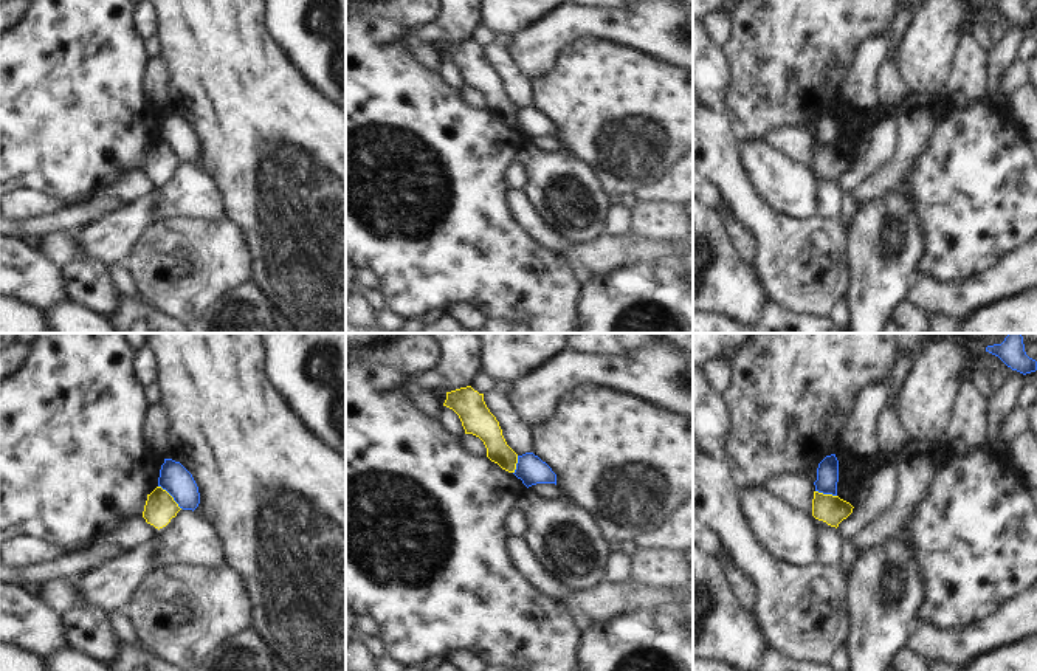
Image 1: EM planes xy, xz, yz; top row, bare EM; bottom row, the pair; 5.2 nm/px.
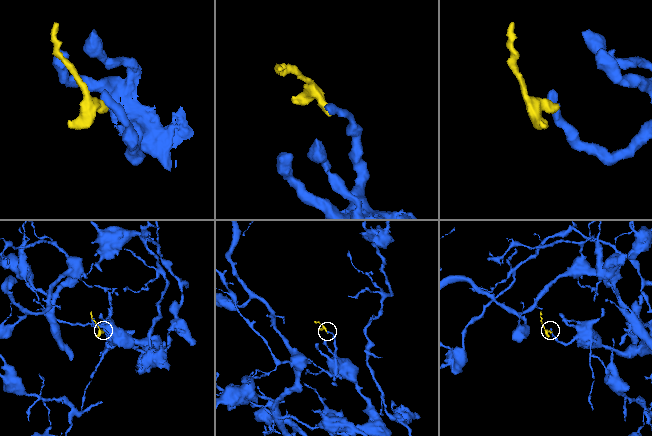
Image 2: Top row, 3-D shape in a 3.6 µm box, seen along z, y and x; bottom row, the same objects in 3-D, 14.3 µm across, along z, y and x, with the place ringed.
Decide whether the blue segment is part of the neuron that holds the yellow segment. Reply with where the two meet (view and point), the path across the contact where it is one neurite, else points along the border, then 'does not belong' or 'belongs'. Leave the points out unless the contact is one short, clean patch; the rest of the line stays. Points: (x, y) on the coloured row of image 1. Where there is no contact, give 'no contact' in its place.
contact xy (171, 496); border xy (158, 485), (180, 509); does not belong

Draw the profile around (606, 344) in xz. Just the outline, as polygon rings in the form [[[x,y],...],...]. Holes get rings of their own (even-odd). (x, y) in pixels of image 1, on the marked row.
[[[567,333],[566,349],[577,353],[615,356],[653,344],[656,333]]]

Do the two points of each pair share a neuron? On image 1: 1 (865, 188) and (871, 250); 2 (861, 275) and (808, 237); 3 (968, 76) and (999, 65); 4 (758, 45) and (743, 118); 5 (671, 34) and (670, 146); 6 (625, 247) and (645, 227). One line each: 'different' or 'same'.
1: different
2: different
3: different
4: same
5: different
6: different

